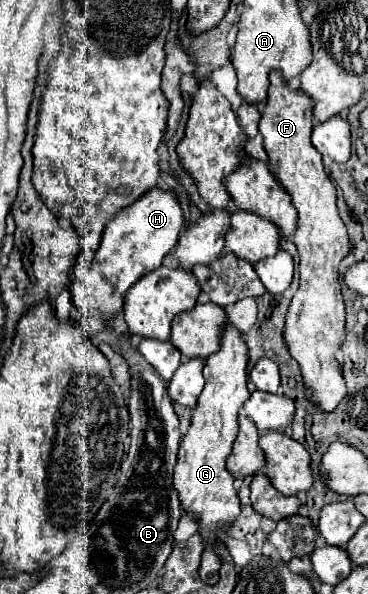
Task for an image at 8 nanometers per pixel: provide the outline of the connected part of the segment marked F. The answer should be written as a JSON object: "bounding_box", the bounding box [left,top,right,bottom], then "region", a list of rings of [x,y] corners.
{"bounding_box":[260,72,350,412],"region":[[[270,72],[268,104],[260,118],[264,148],[270,156],[270,172],[292,196],[298,210],[298,228],[294,244],[300,254],[300,288],[290,302],[286,316],[284,340],[290,354],[298,360],[304,384],[314,390],[312,398],[322,410],[332,412],[346,396],[344,378],[336,360],[336,350],[344,340],[344,300],[340,292],[338,266],[350,252],[350,240],[336,208],[336,186],[324,170],[322,156],[312,148],[310,136],[314,128],[312,98],[302,90],[292,90],[280,72]]]}

